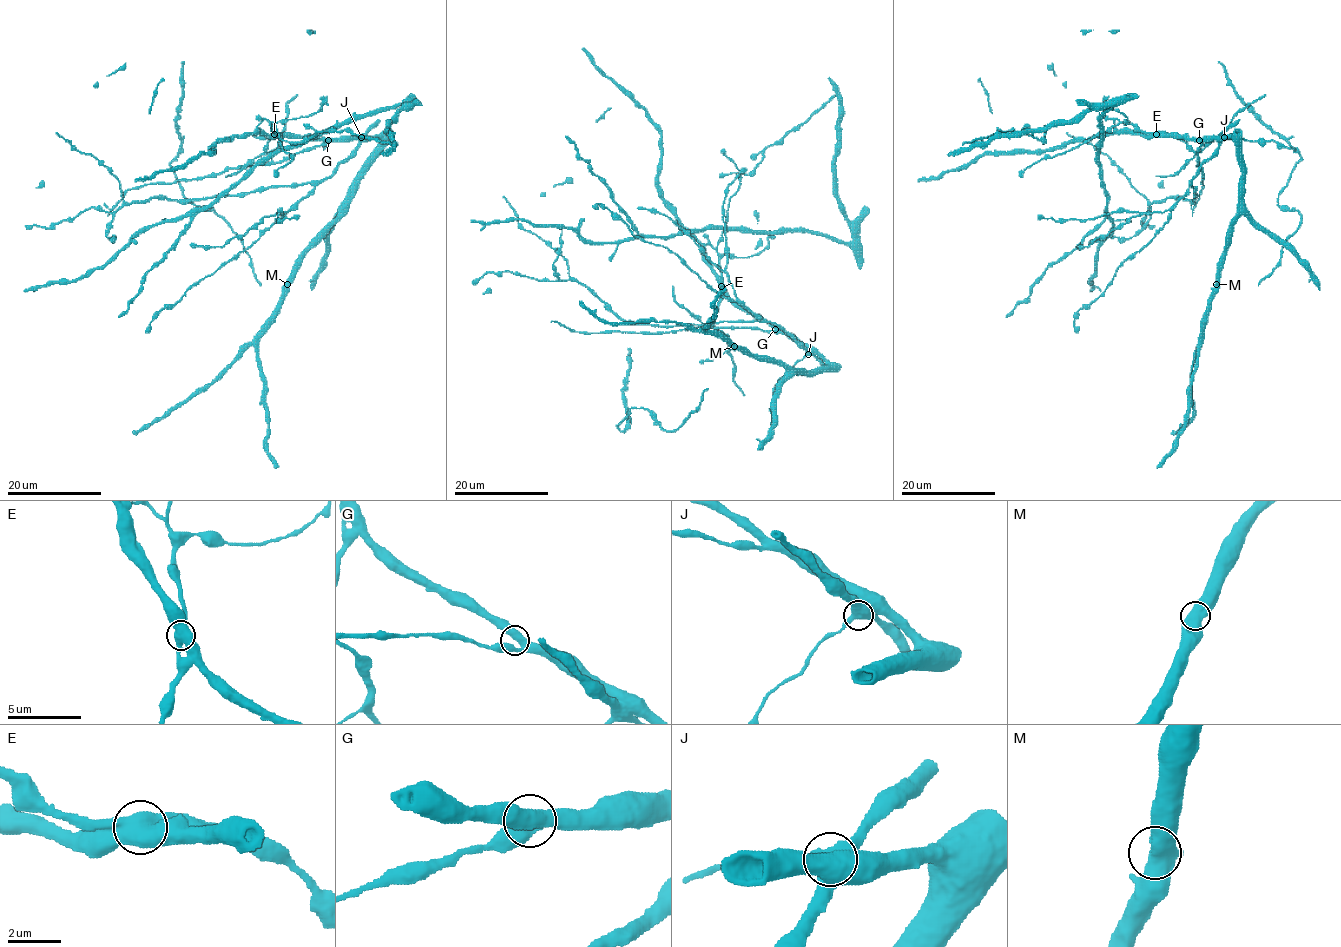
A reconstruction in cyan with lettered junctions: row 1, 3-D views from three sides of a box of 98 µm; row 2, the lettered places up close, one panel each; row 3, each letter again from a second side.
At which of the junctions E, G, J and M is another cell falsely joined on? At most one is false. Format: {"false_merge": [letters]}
{"false_merge": []}

